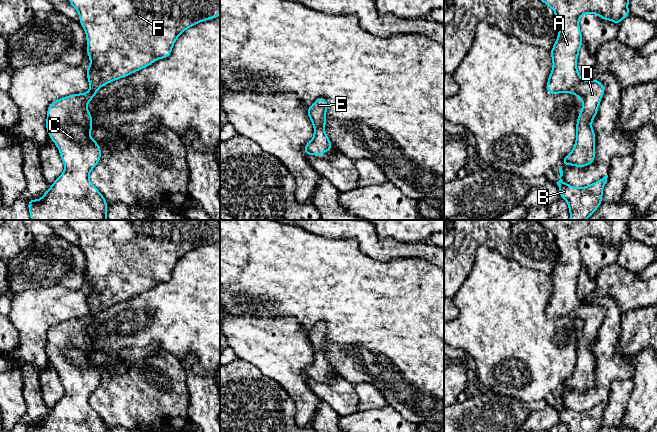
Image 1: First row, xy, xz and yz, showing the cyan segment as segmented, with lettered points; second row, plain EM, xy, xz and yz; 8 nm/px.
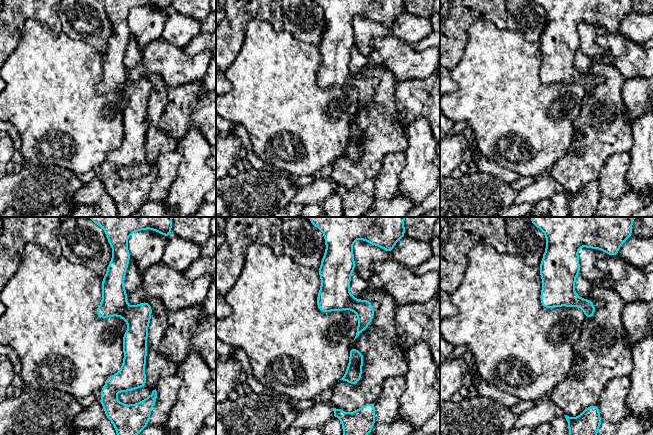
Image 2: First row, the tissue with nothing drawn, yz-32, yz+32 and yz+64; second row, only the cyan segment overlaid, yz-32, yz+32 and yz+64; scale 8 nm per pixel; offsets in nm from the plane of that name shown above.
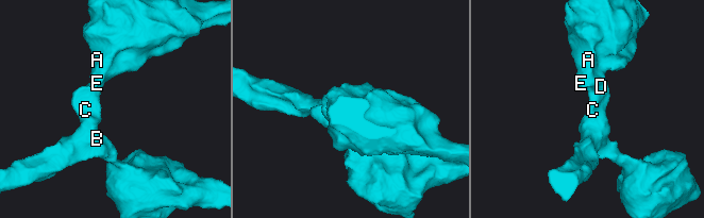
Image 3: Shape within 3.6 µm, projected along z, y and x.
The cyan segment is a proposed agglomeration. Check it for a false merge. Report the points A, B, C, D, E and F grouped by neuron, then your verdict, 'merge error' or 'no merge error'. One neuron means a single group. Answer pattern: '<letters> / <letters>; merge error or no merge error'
A B C D E F; no merge error

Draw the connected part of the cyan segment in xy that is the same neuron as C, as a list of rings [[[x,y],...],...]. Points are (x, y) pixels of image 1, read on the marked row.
[[[69,0],[69,2],[78,11],[79,22],[86,32],[87,54],[91,62],[87,67],[87,79],[91,89],[86,93],[65,96],[48,107],[46,129],[60,152],[65,170],[39,200],[28,199],[31,220],[107,220],[108,204],[89,180],[91,170],[101,159],[101,148],[90,137],[93,124],[87,103],[104,85],[141,70],[158,59],[169,57],[176,39],[189,27],[220,15],[220,0]]]

